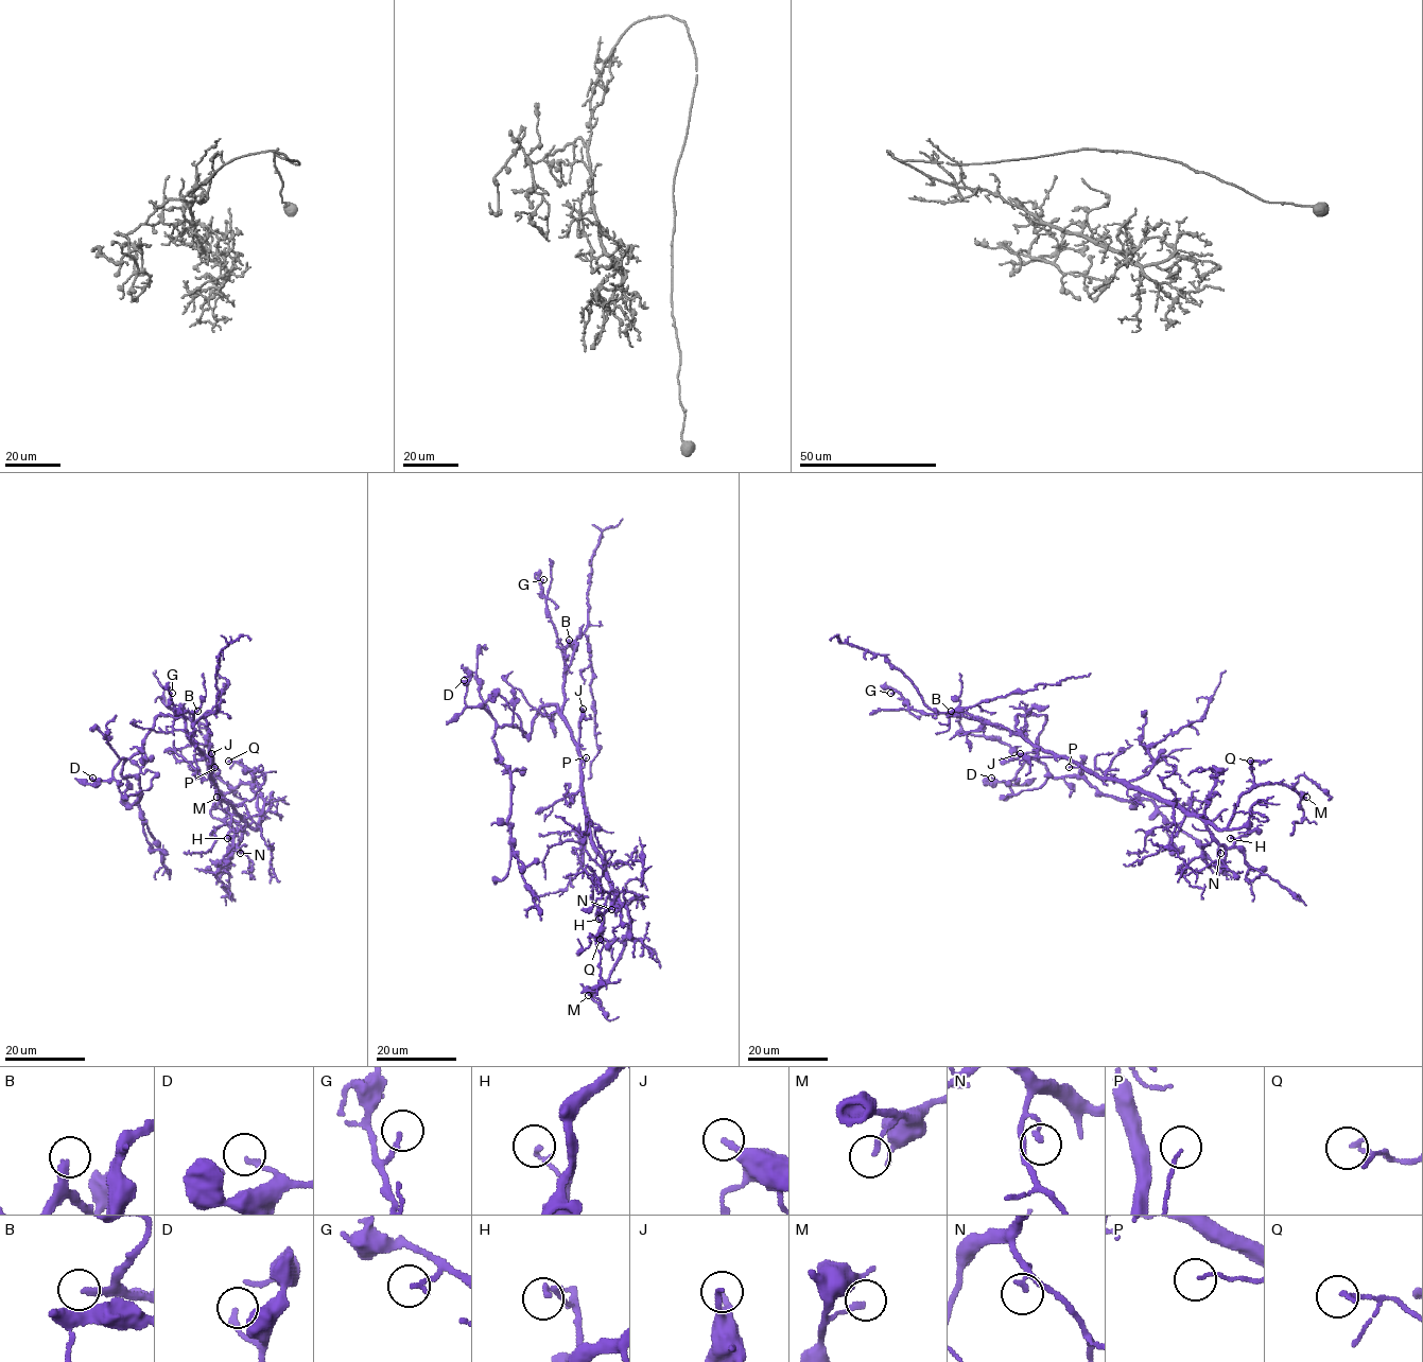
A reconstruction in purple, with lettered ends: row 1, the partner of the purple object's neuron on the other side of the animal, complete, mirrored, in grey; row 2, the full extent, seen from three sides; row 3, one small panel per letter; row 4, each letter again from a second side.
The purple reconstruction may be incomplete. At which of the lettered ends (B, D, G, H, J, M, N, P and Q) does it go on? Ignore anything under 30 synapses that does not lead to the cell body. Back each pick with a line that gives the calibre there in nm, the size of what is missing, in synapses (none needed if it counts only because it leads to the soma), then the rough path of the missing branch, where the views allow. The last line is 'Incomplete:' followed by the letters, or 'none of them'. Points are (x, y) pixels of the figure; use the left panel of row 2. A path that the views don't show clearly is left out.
B: calibre 240 nm; course (197, 711), (228, 682), (240, 677), (317, 675), (347, 699), (344, 671), (348, 663)
Incomplete: B

